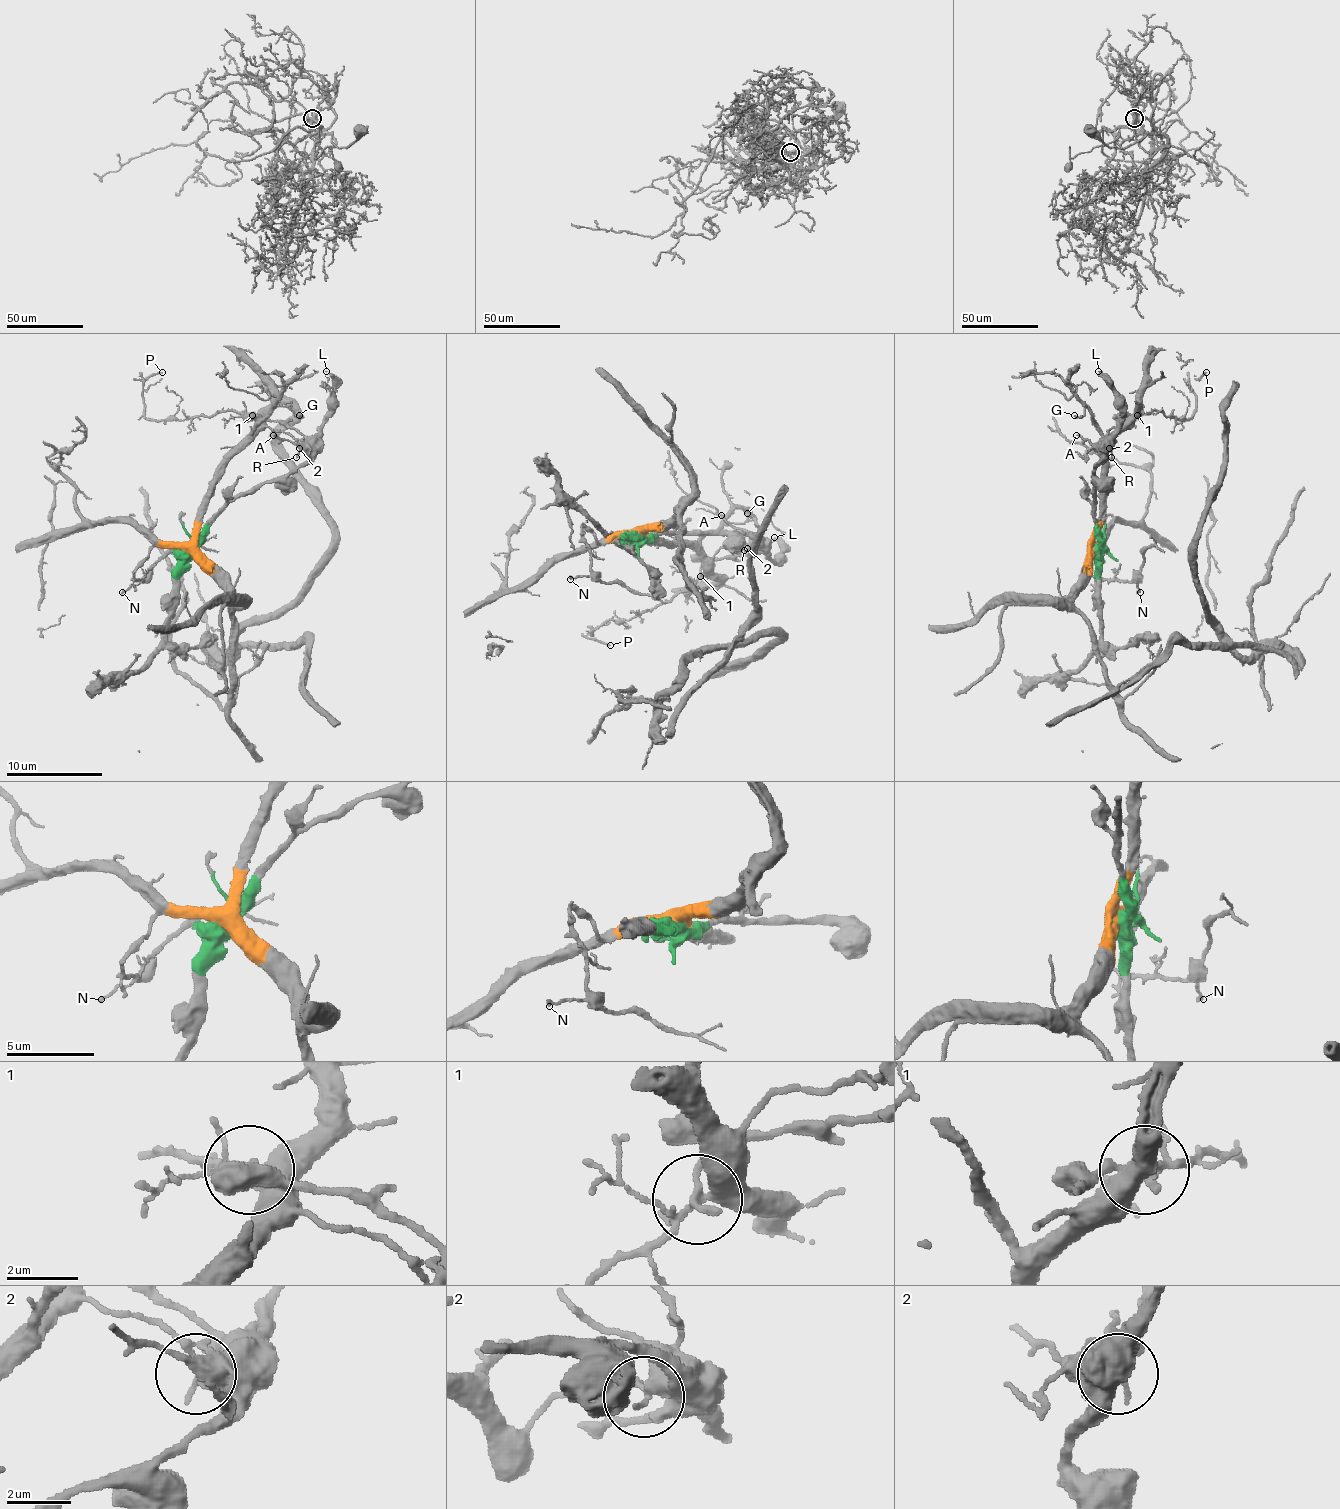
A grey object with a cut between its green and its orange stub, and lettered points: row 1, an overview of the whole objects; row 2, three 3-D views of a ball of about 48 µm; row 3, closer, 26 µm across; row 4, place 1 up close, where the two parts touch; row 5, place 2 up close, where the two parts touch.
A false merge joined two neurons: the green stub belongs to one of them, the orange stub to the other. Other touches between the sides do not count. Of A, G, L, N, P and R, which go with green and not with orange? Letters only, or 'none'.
A, L

